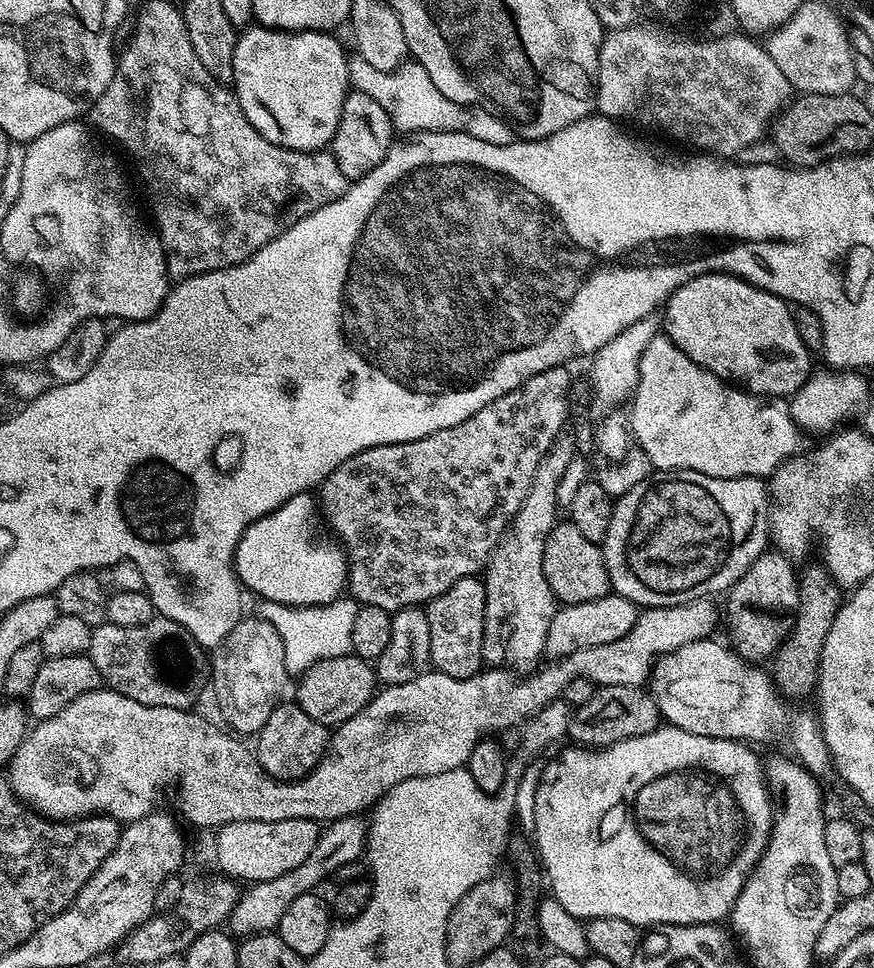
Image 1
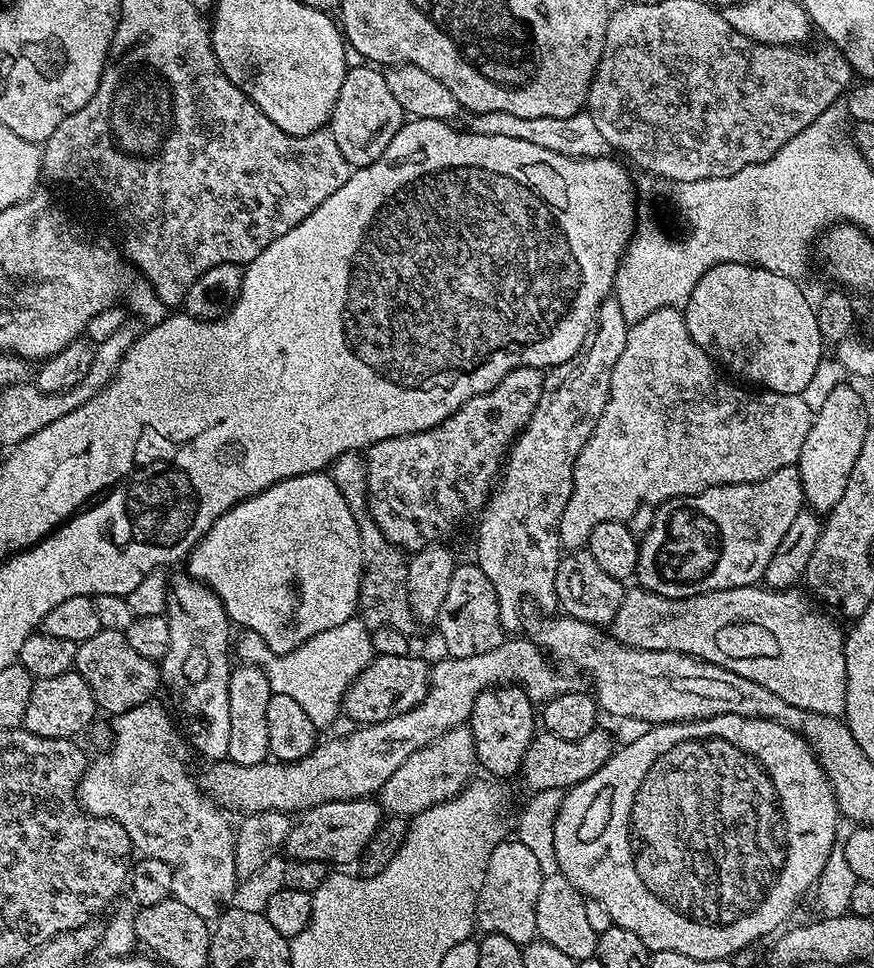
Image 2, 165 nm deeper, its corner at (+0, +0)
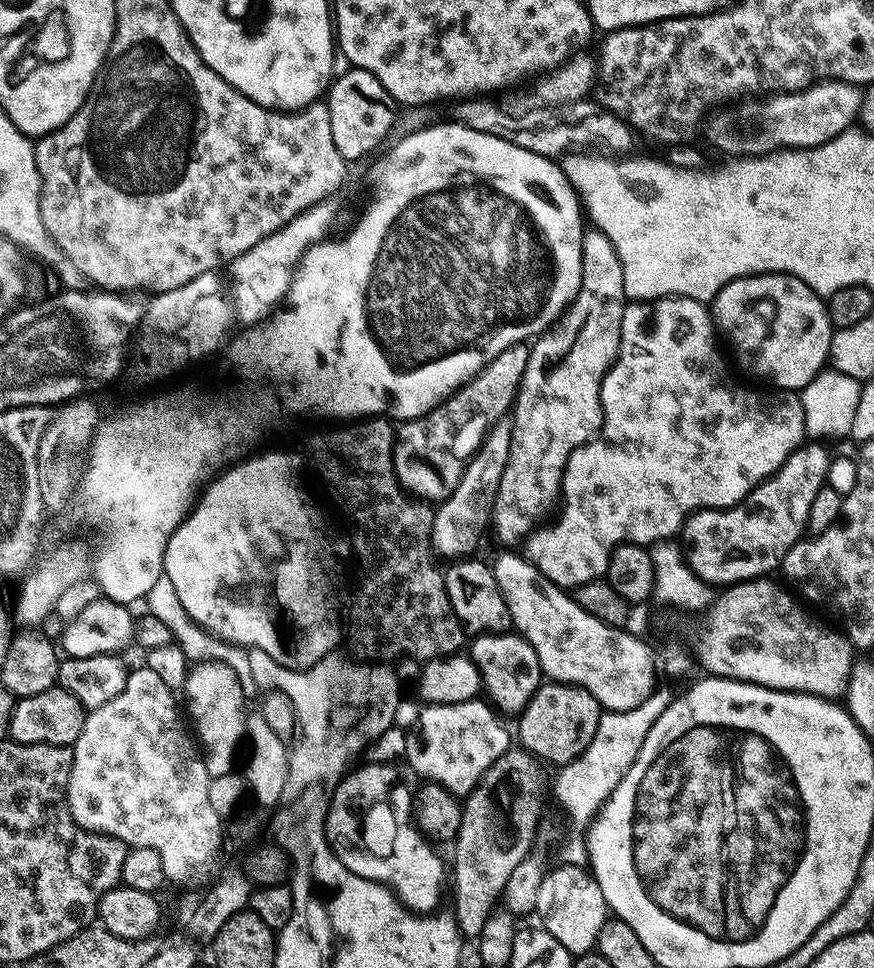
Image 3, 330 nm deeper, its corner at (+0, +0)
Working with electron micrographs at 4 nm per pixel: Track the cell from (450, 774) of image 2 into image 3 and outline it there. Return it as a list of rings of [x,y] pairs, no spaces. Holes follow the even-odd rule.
[[[484,698],[453,704],[430,704],[421,709],[420,745],[407,753],[406,761],[421,776],[421,781],[440,784],[456,797],[463,798],[475,790],[486,770],[490,770],[500,755],[508,751],[510,741],[504,729],[505,721]]]

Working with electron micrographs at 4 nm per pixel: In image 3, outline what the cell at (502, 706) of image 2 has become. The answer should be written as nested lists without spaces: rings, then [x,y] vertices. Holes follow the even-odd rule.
[[[512,630],[480,634],[473,640],[476,641],[472,644],[470,655],[482,677],[482,688],[487,699],[505,717],[515,717],[522,713],[542,683],[540,663],[538,654],[534,654],[534,646],[530,646],[528,640]]]

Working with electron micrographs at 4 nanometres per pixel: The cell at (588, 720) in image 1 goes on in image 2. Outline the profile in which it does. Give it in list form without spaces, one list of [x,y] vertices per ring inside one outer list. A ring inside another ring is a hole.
[[[597,726],[586,738],[577,740],[567,740],[558,738],[554,734],[541,731],[530,742],[526,750],[526,758],[522,762],[519,775],[524,776],[524,784],[533,793],[551,788],[567,790],[573,788],[578,782],[590,778],[601,766],[609,760],[614,751],[612,736],[608,732],[603,732],[603,727]]]

